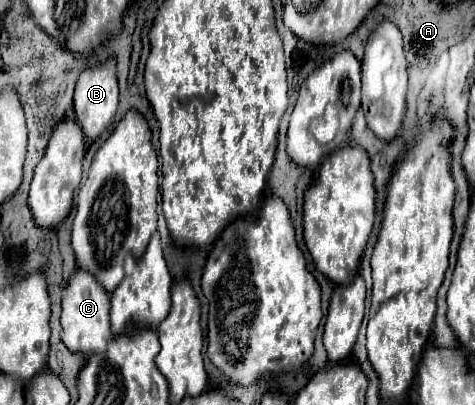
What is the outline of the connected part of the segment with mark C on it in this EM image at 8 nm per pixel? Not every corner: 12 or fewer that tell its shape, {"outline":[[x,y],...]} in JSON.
{"outline":[[76,269],[66,287],[62,343],[90,357],[106,351],[110,293]]}

